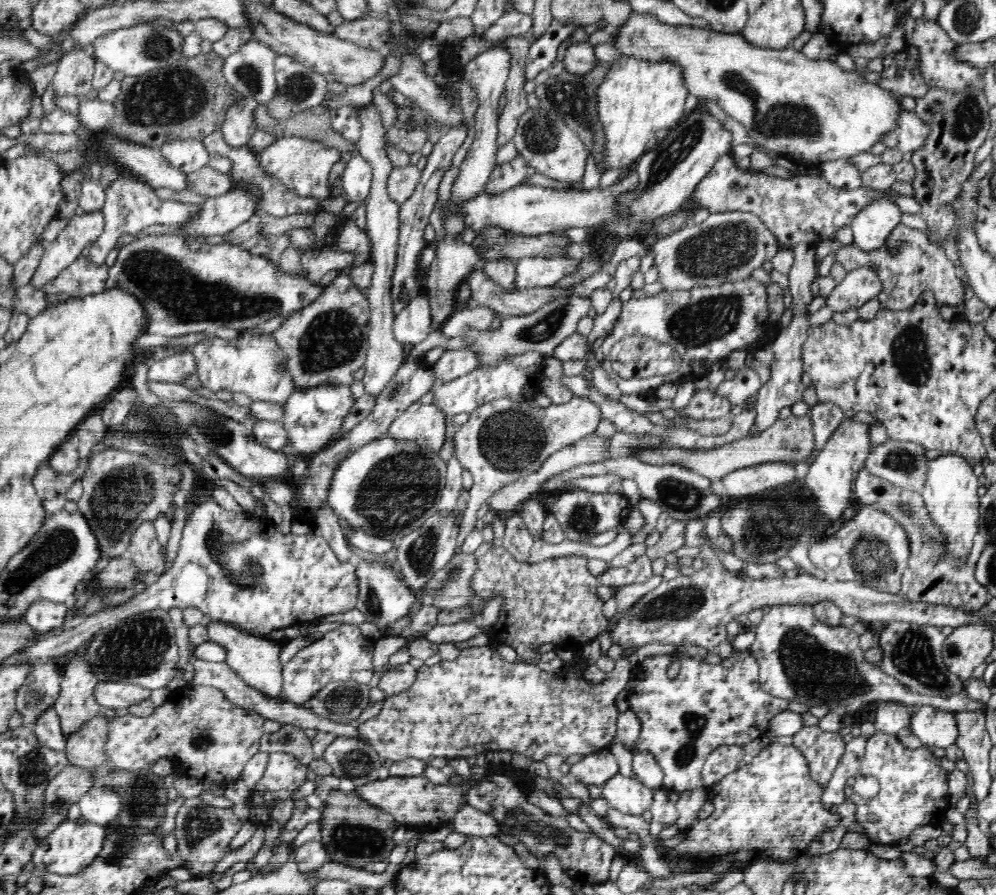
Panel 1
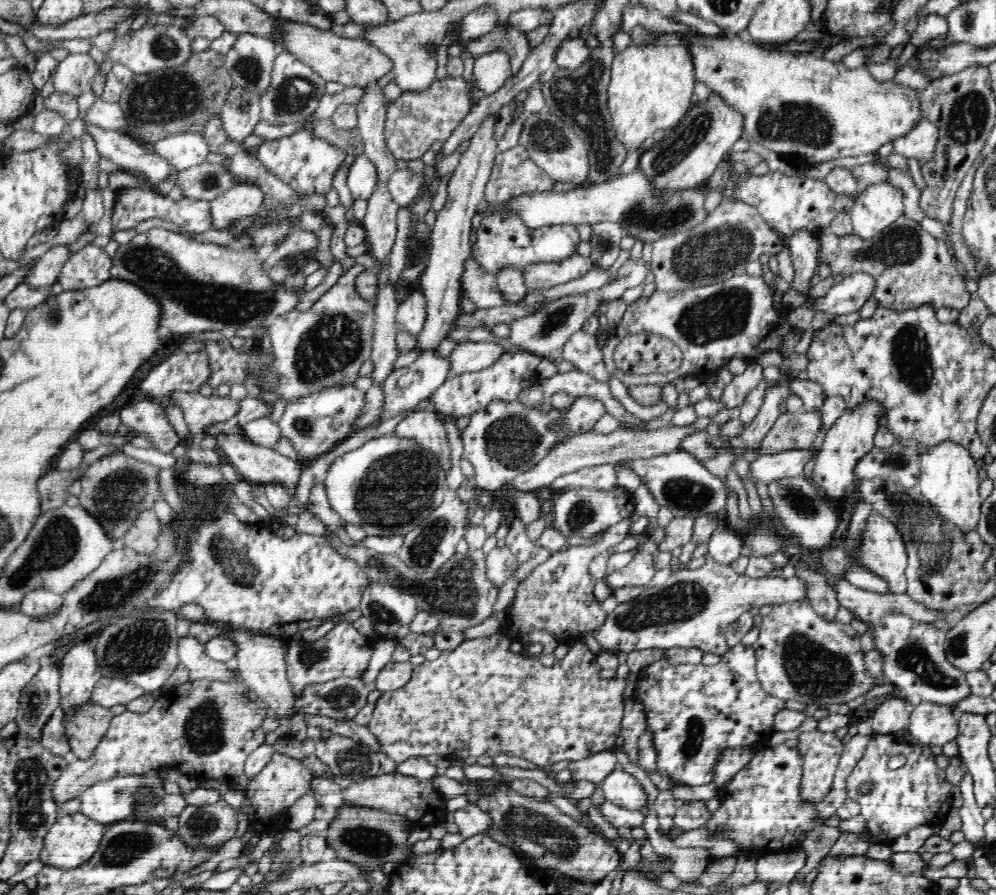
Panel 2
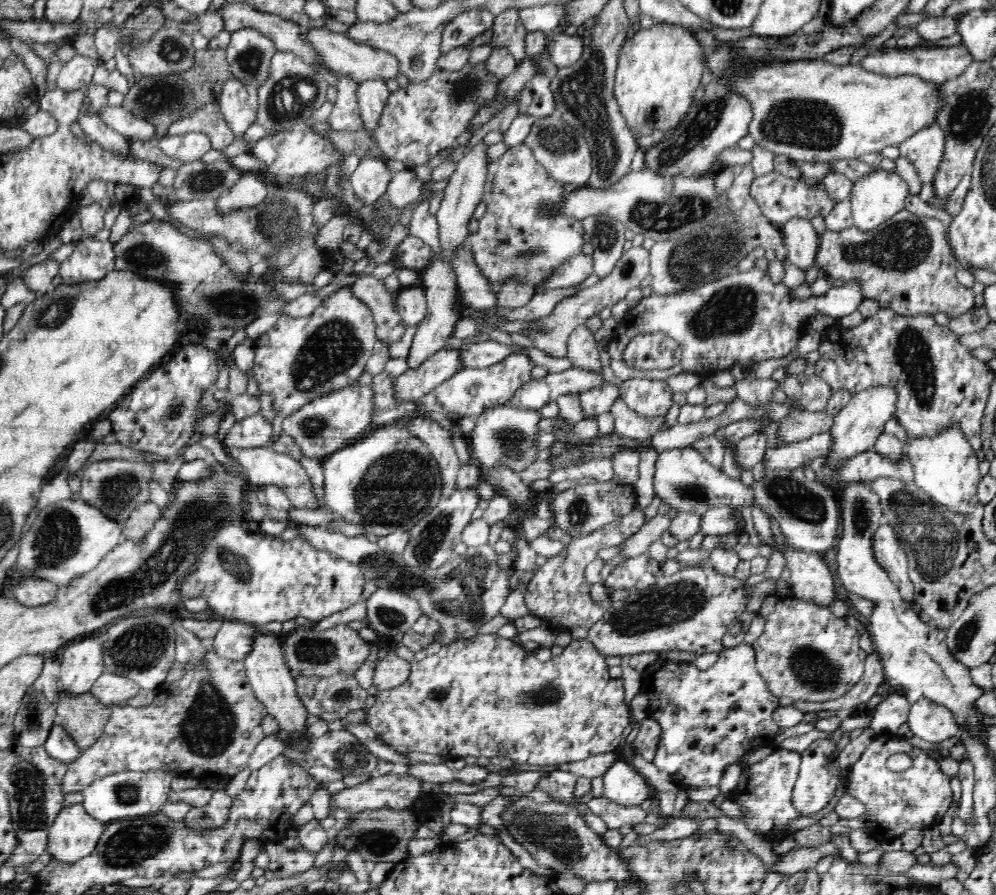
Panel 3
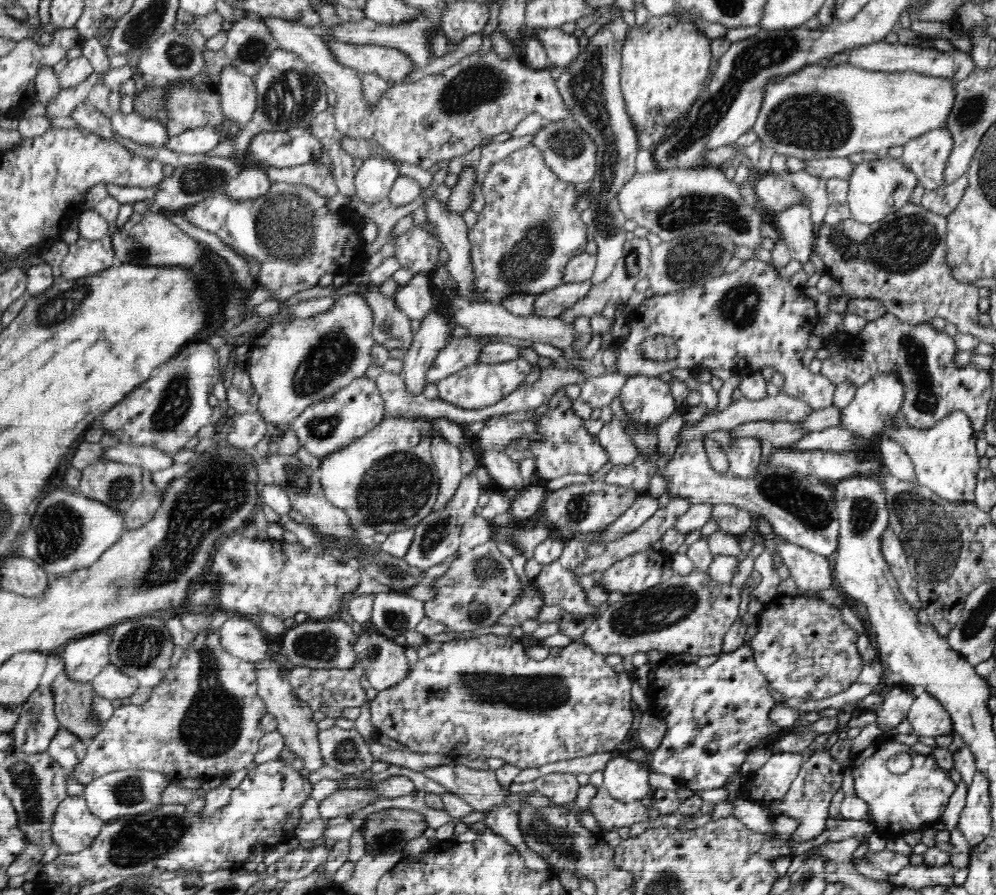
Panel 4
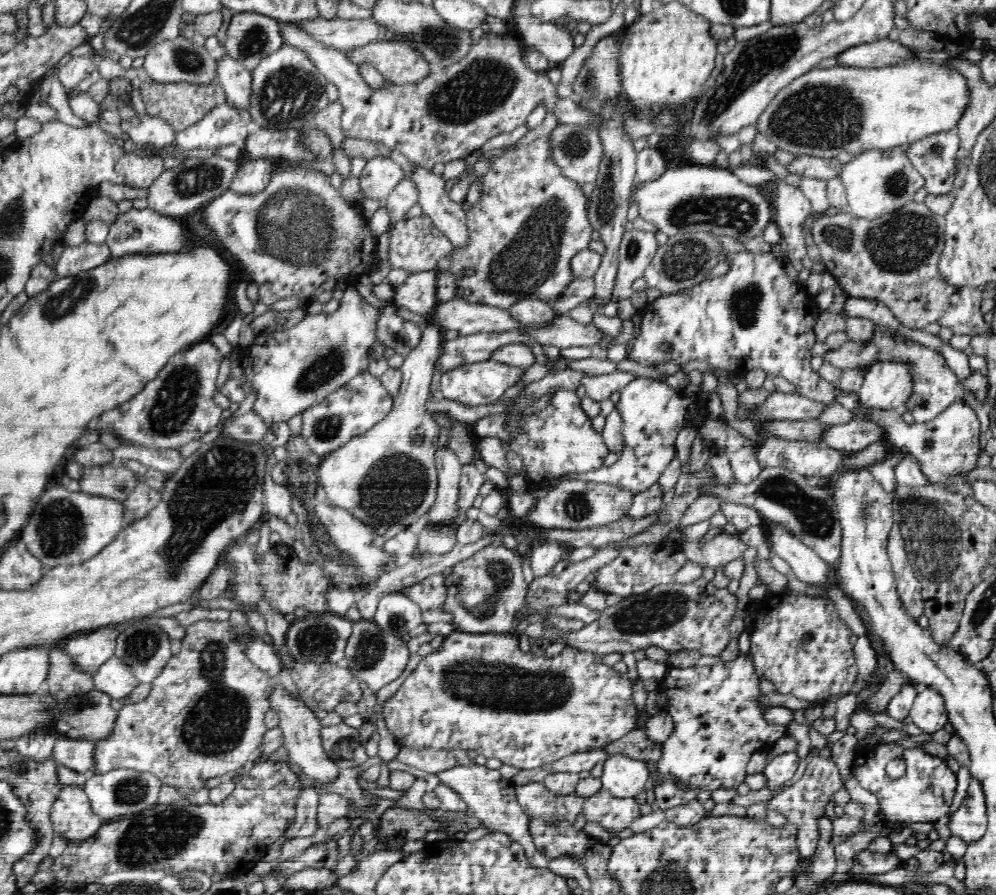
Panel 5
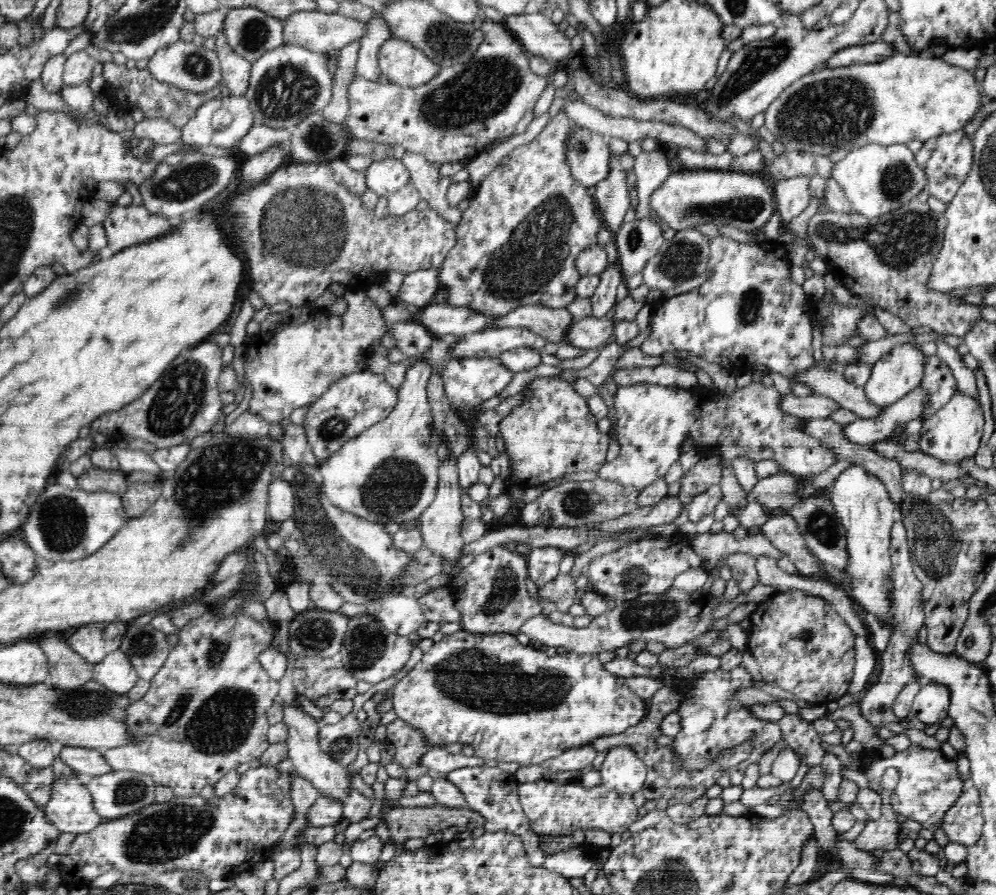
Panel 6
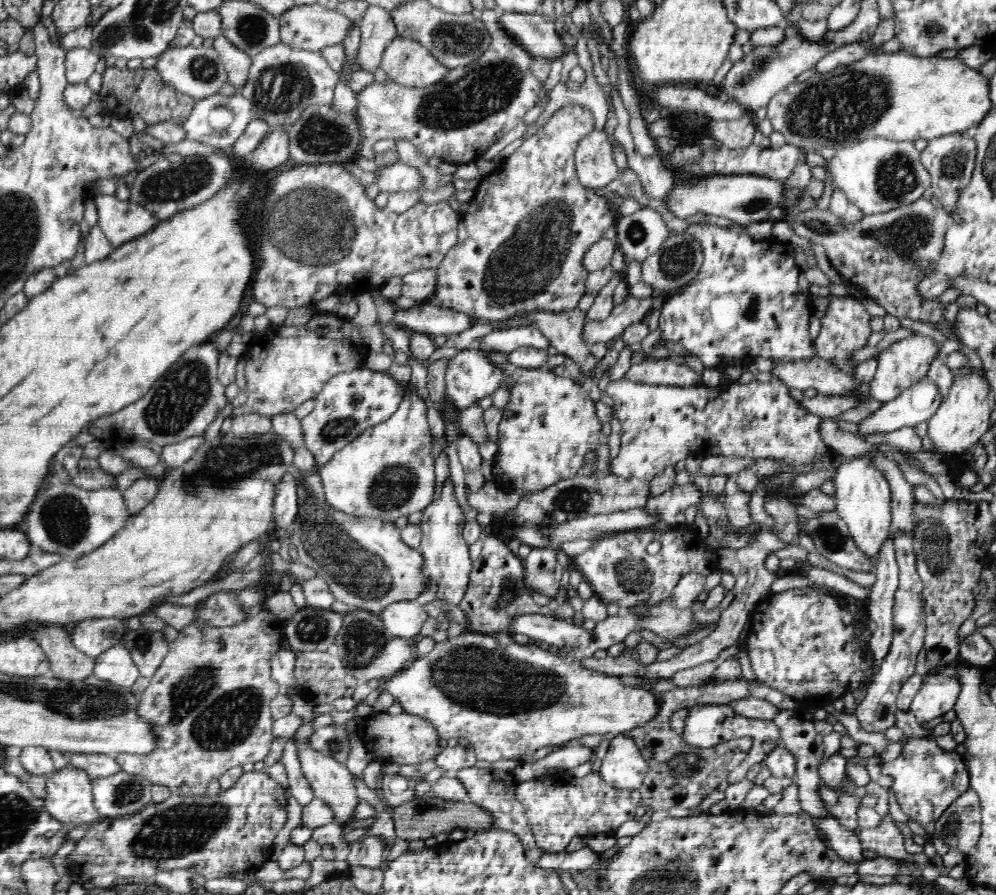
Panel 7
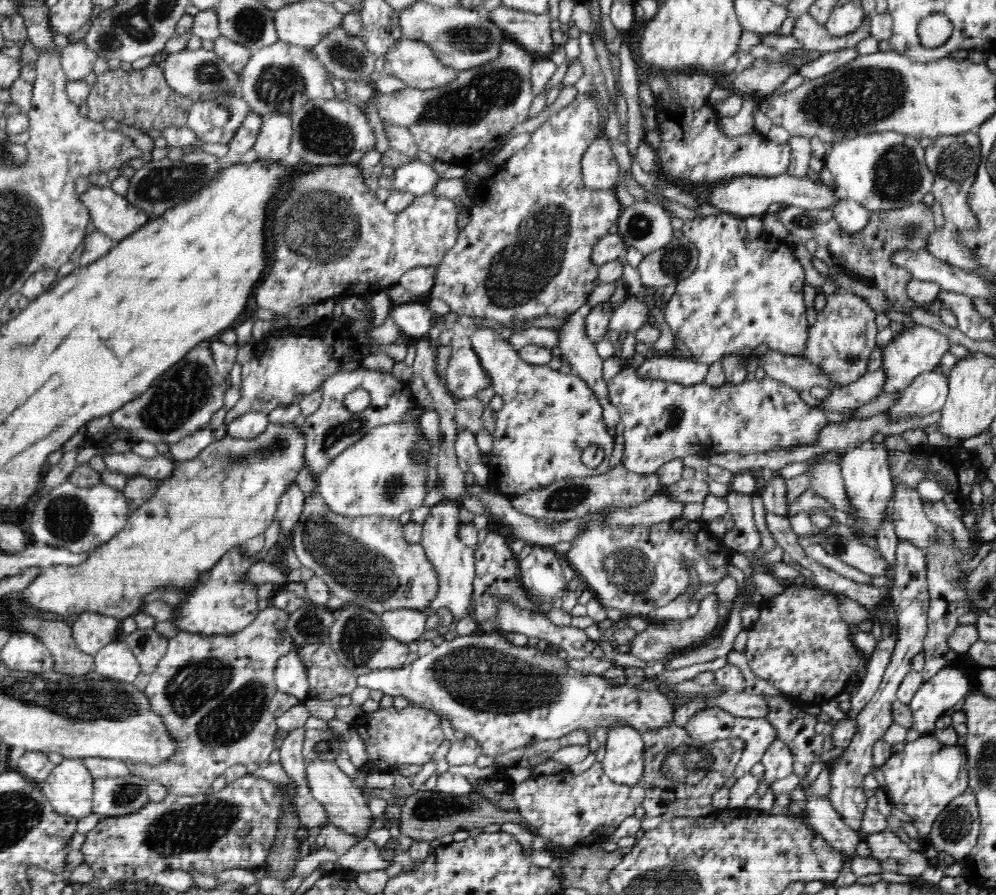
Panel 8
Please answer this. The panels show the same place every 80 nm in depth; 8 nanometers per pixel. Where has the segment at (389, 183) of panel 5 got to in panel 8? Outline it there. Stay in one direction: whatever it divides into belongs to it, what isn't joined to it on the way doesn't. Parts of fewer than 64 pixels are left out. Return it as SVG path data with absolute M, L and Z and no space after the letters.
M418 160L395 168L392 172L392 186L416 198L431 194L440 178L442 176L432 166Z

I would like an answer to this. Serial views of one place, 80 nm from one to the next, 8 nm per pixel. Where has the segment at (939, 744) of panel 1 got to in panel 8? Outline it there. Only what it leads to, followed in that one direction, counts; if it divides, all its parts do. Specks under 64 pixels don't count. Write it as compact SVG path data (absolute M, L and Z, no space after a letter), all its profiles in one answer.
M953 663L920 686L908 704L914 717L912 726L918 732L933 734L938 717L967 696L972 682L966 669Z

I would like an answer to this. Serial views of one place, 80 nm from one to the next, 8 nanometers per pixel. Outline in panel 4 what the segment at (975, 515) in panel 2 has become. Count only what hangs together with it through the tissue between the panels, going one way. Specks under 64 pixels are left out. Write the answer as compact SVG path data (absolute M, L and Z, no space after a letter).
M954 410L926 430L910 428L908 425L893 429L890 425L893 418L894 416L886 420L881 434L900 443L911 458L919 488L929 488L944 501L975 502L976 473L979 470L980 457L968 416L961 410Z

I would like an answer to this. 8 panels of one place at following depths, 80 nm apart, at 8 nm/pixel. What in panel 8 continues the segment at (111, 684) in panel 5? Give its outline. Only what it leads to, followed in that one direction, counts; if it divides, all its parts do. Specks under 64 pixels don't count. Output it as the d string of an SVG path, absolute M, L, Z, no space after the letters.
M123 638L106 644L93 659L93 671L117 682L133 683L141 673L140 663Z

